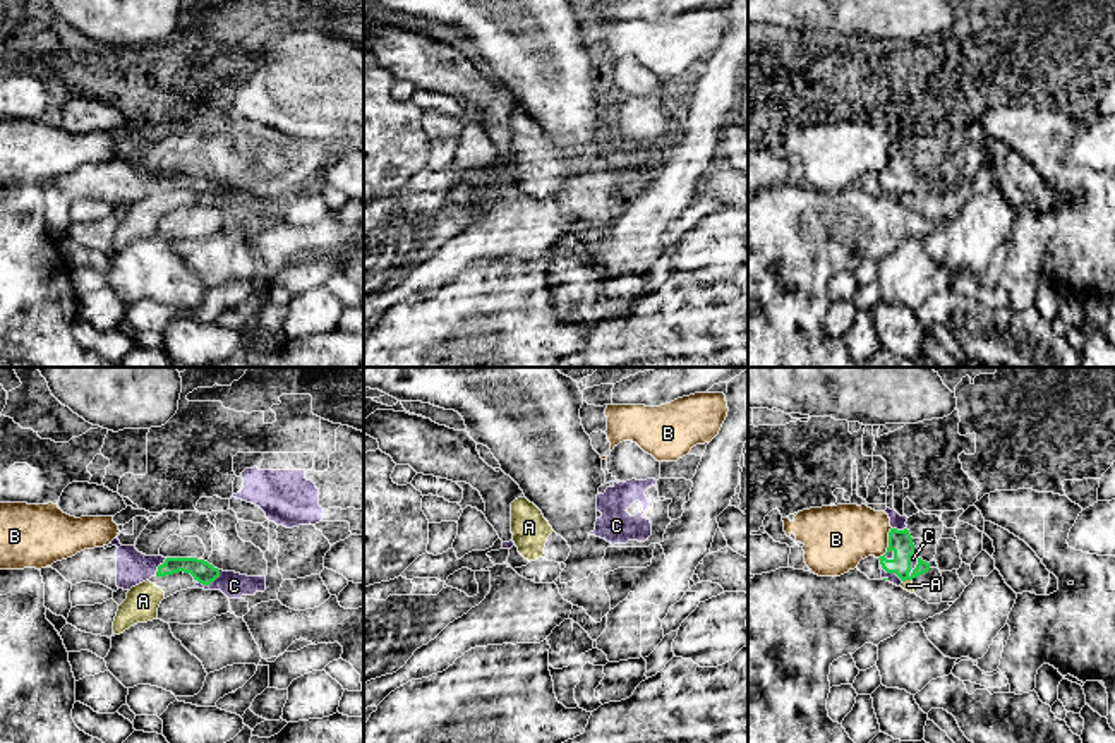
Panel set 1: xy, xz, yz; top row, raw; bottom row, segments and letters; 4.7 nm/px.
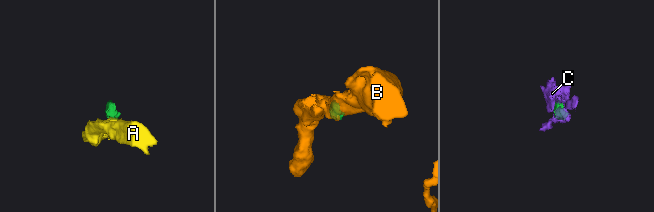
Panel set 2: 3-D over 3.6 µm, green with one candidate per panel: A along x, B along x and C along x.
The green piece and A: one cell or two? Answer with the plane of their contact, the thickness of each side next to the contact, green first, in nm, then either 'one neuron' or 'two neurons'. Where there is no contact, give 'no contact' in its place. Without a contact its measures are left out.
yz | 110/50 nm | two neurons

